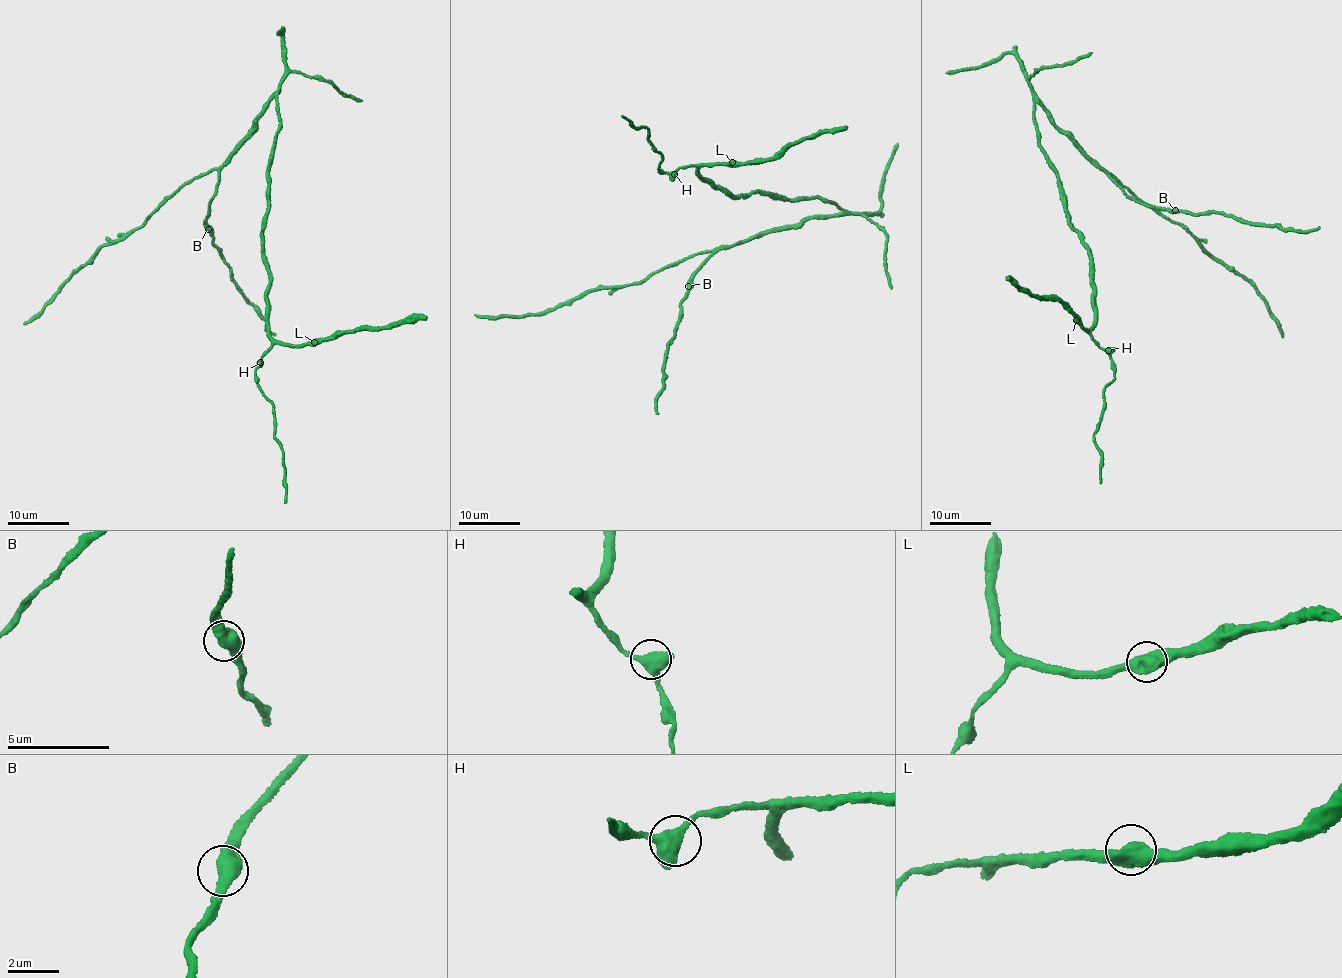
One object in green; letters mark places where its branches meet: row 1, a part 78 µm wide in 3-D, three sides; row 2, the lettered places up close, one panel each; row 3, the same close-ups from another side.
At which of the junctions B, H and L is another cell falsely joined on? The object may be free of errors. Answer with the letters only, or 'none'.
none

